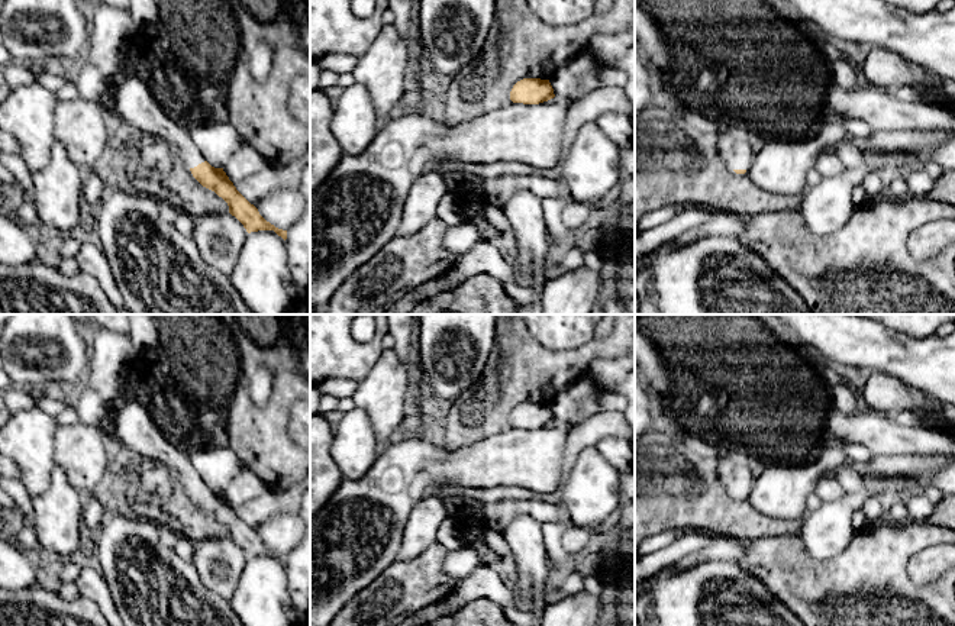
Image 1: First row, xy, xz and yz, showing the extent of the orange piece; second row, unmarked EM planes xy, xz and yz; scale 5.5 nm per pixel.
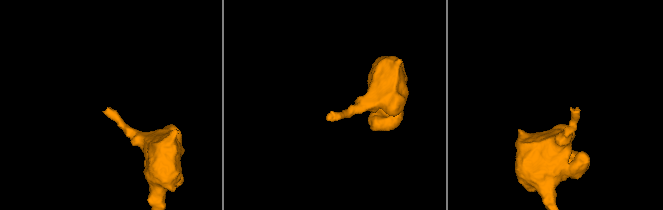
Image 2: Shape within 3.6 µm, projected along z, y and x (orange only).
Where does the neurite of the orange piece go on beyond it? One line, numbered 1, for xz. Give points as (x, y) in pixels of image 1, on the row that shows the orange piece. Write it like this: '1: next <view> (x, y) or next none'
1: next none

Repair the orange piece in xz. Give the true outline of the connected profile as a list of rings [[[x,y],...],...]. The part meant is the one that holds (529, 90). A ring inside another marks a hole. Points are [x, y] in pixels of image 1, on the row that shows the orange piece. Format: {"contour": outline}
{"contour": [[[523,78],[510,91],[510,100],[523,104],[539,104],[554,97],[555,94],[549,80],[541,78]]]}

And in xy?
{"contour": [[[128,70],[119,75],[109,97],[110,116],[126,130],[136,135],[149,133],[174,143],[181,158],[190,167],[193,177],[206,188],[222,197],[229,213],[235,216],[248,233],[274,230],[284,241],[287,230],[267,222],[233,185],[223,168],[212,167],[194,146],[188,129],[172,122],[162,107],[162,99],[146,83],[146,72]]]}

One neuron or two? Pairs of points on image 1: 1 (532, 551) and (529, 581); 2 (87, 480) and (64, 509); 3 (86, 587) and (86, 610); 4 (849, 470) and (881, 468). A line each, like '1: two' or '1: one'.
1: one
2: two
3: two
4: two

